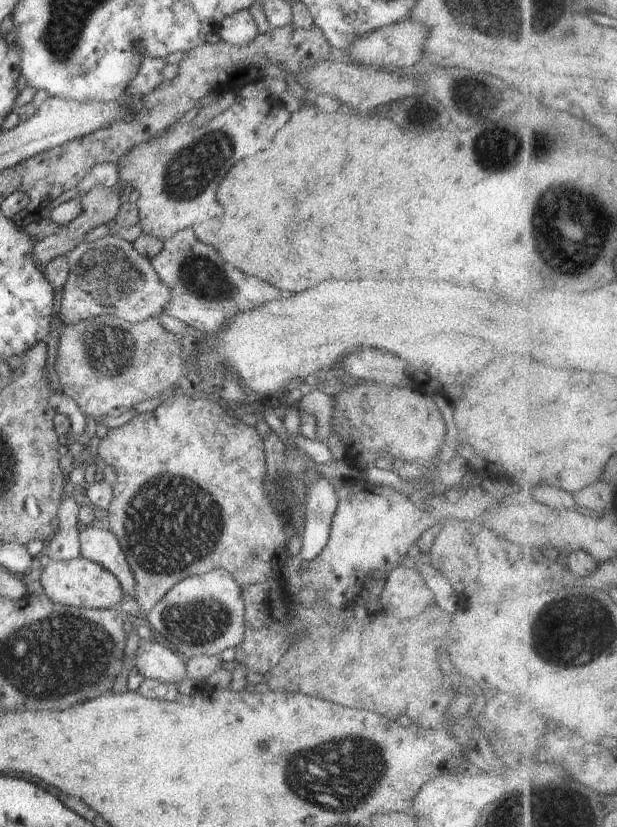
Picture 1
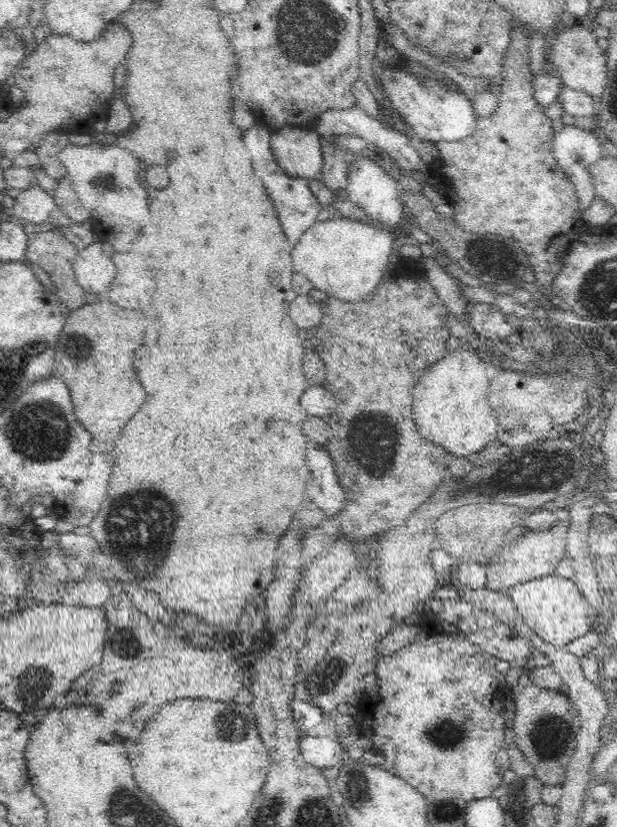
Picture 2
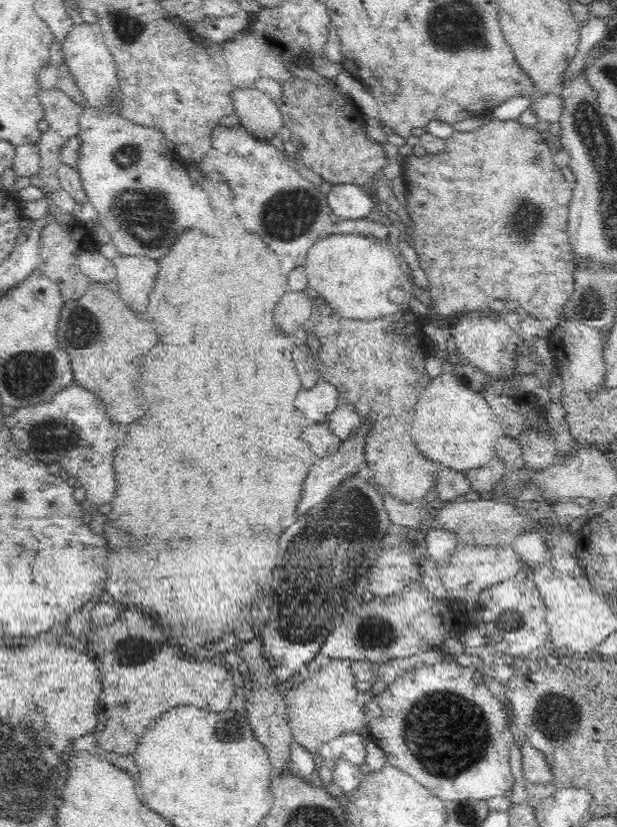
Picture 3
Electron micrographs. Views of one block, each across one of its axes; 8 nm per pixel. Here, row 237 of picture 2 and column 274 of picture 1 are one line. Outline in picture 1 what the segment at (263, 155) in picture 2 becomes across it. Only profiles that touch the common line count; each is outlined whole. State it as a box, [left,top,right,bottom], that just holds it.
[149,227,292,338]

